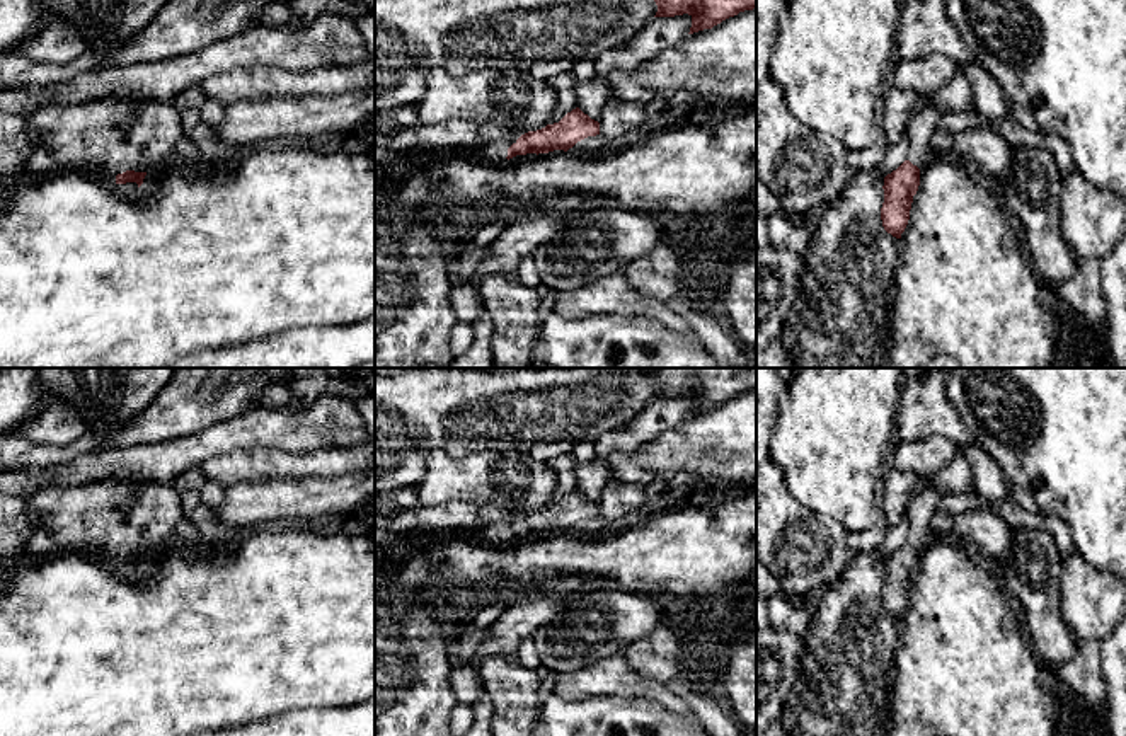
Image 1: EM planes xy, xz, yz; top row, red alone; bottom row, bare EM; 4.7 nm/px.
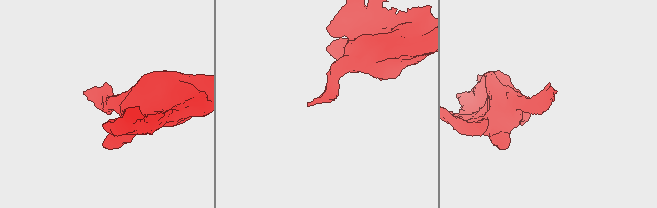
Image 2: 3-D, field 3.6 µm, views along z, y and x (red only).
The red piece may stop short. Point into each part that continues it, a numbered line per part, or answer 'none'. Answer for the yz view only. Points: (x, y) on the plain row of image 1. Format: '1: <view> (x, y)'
1: yz (922, 506)

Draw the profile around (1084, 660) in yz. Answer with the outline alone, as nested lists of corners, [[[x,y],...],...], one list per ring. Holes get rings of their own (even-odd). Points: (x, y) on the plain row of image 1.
[[[1075,641],[1068,663],[1053,668],[1061,683],[1087,704],[1107,710],[1107,688],[1100,666],[1100,641]]]

